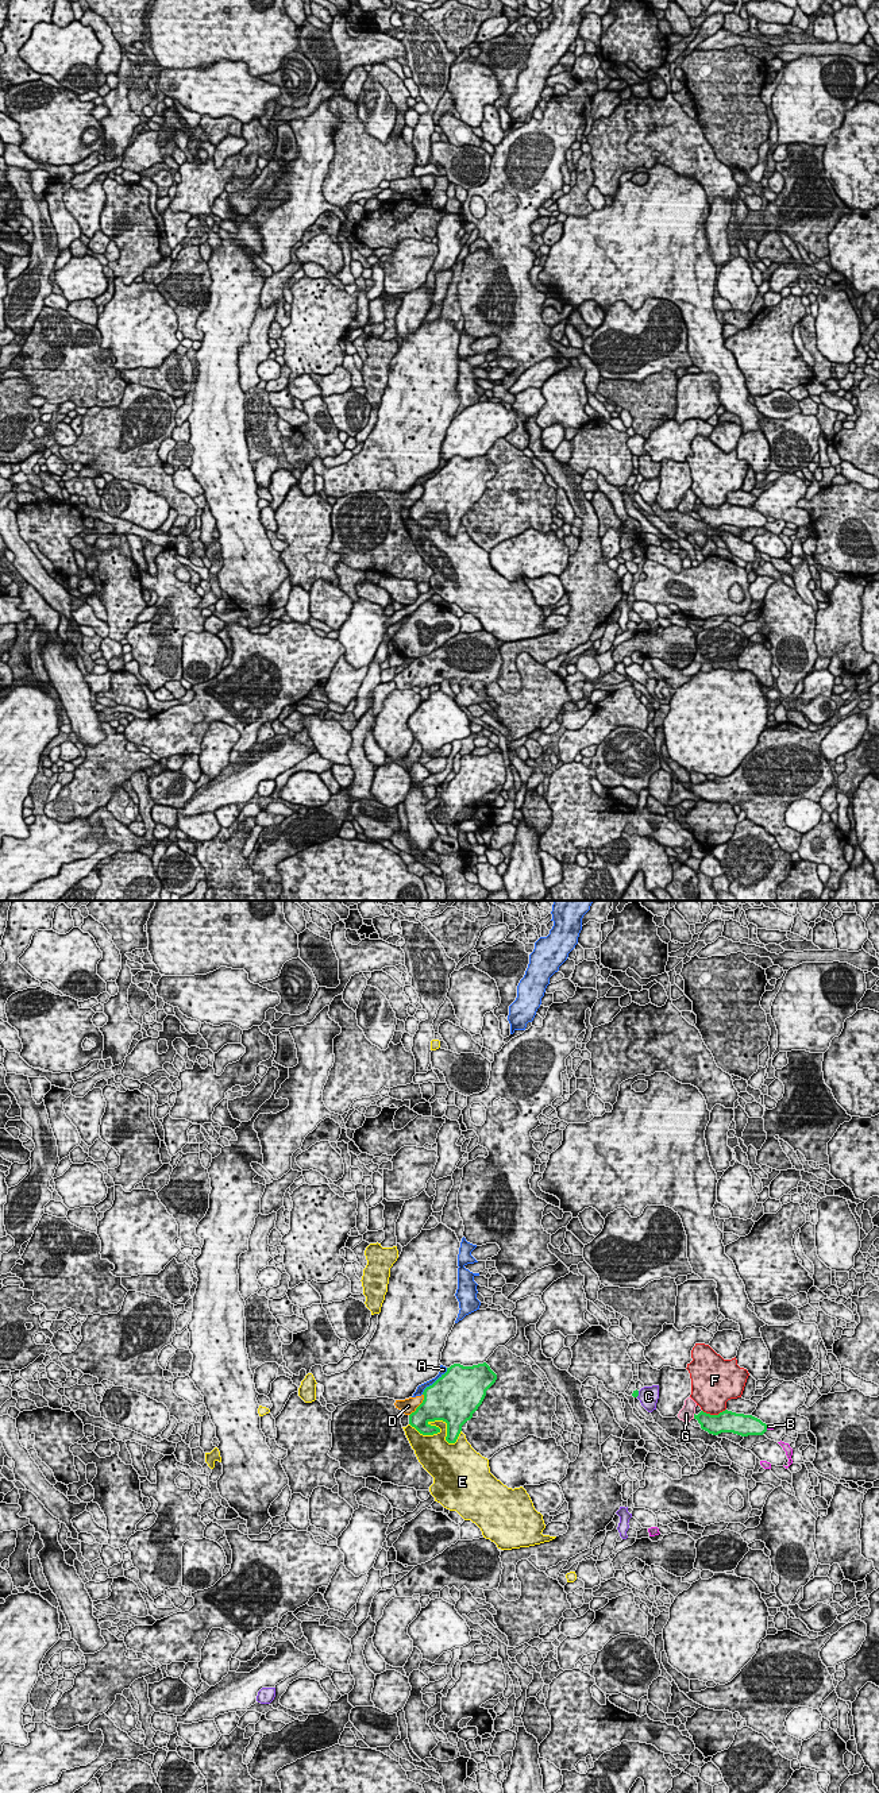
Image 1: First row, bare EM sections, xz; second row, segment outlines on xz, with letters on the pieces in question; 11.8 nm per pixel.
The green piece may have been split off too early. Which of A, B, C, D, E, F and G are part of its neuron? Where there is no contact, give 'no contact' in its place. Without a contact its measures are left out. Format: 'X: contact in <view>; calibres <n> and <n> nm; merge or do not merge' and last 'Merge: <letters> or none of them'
A: contact in xz; calibres 500 and 90 nm; do not merge
B: contact in xz; calibres 260 and 60 nm; do not merge
C: contact in xz; calibres 70 and 240 nm; do not merge
D: contact in xz; calibres 420 and 190 nm; do not merge
E: contact in xz; calibres 480 and 160 nm; do not merge
F: contact in xz; calibres 260 and 380 nm; do not merge
G: contact in xz; calibres 220 and 180 nm; do not merge
Merge: none of them

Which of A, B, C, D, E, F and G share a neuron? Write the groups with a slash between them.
A D / B / C / E / F / G

